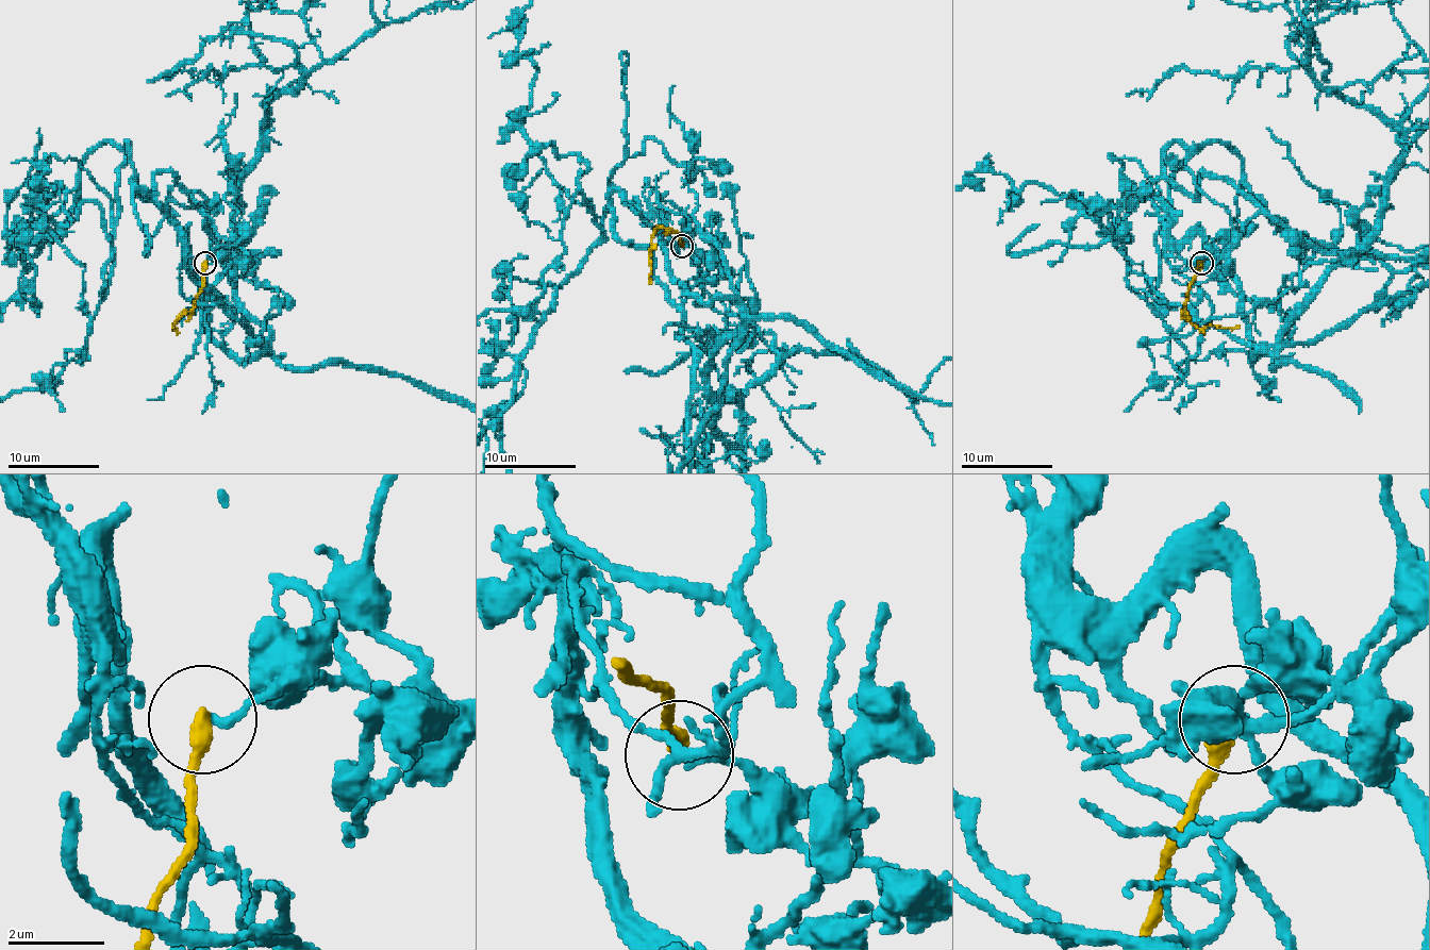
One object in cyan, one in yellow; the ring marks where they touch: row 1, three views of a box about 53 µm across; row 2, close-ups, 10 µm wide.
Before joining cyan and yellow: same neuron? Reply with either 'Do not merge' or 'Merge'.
Do not merge

